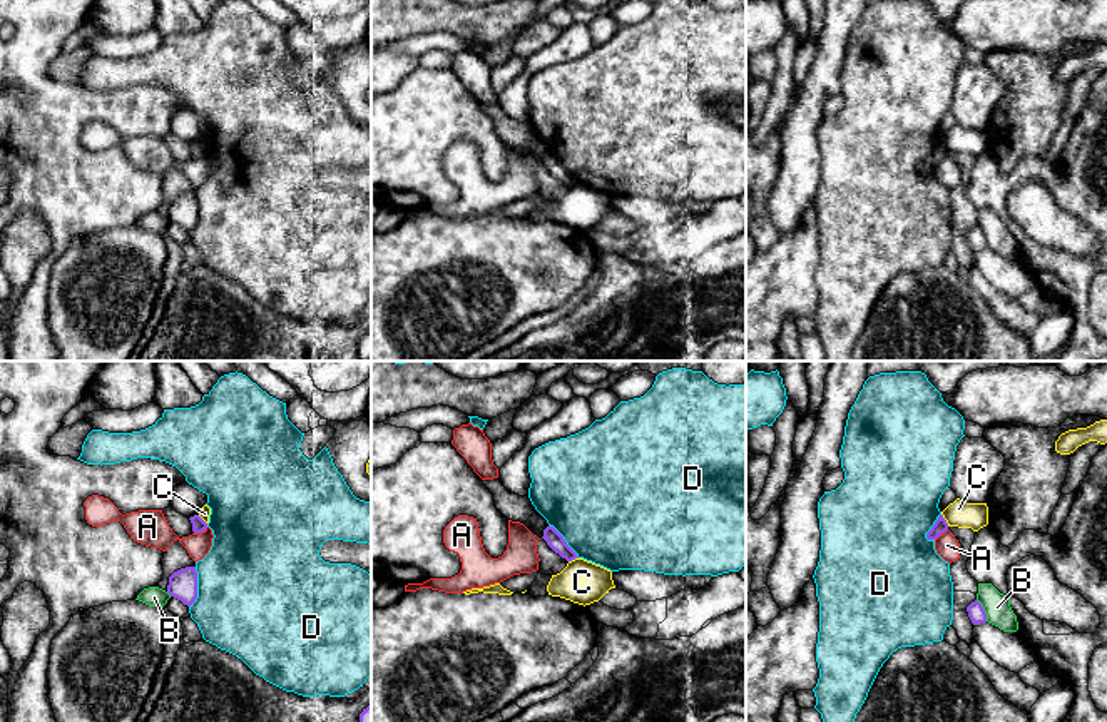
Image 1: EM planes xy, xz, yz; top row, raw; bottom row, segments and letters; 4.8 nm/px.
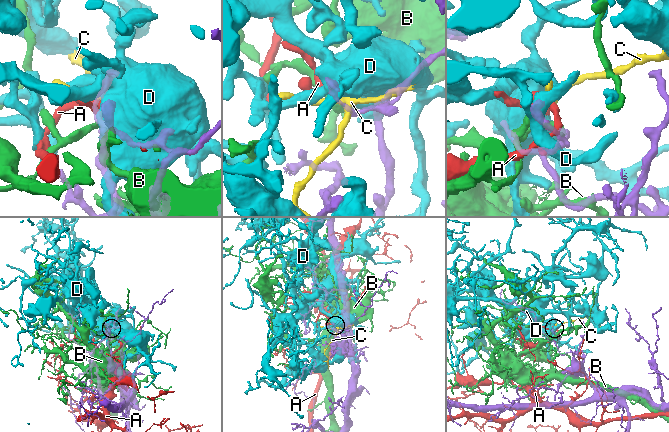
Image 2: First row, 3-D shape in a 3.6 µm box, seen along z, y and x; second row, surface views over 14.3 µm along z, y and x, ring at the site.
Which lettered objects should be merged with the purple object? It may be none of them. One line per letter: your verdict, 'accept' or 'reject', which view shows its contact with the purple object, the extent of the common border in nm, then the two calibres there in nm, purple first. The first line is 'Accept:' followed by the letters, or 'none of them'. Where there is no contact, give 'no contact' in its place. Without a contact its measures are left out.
Accept: none of them
A: reject | xy | 80 nm | 70/180 nm
B: reject | yz | 120 nm | 80/130 nm
C: reject | yz | 70 nm | 70/130 nm
D: reject | xy | 200 nm | 140/500 nm

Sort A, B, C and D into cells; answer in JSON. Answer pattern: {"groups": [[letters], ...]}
{"groups": [["A"], ["B"], ["C"], ["D"]]}

